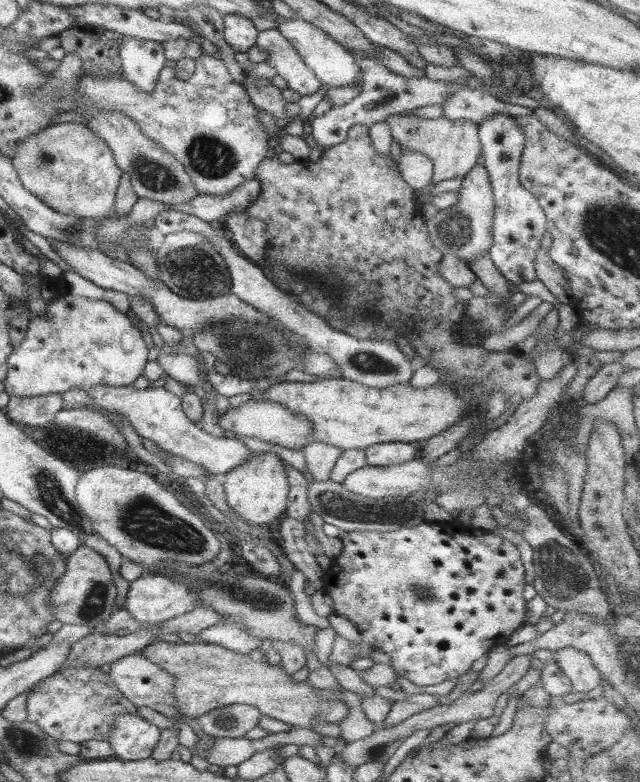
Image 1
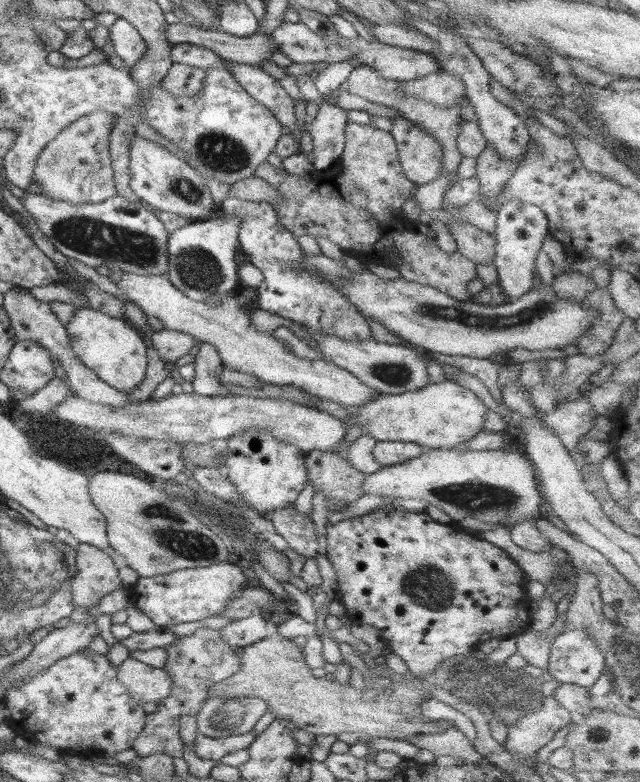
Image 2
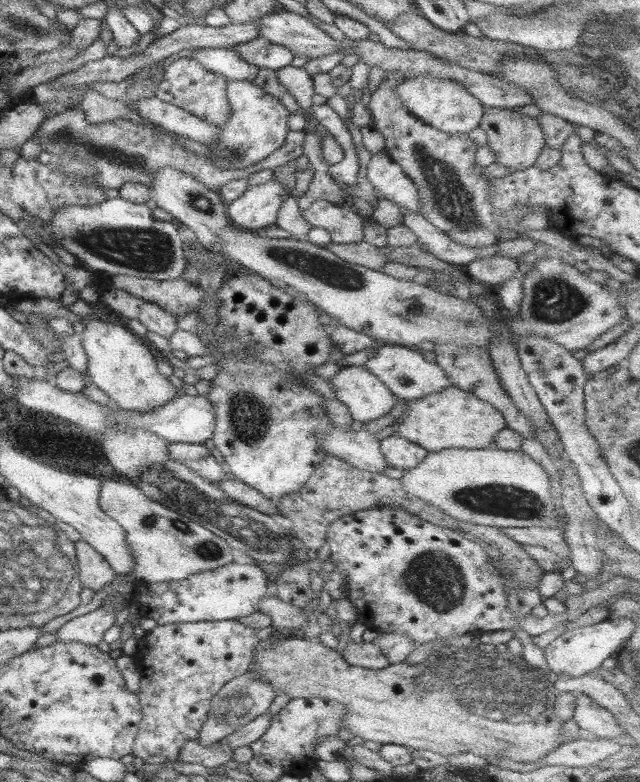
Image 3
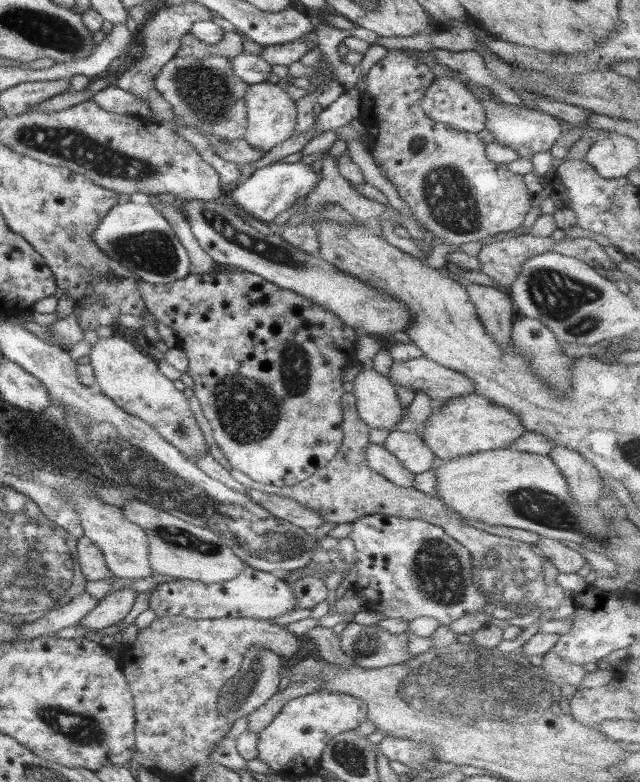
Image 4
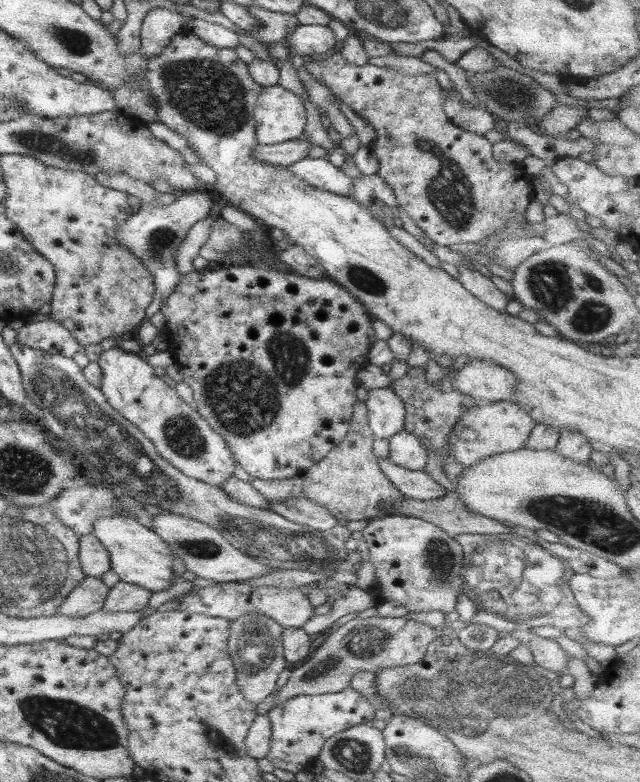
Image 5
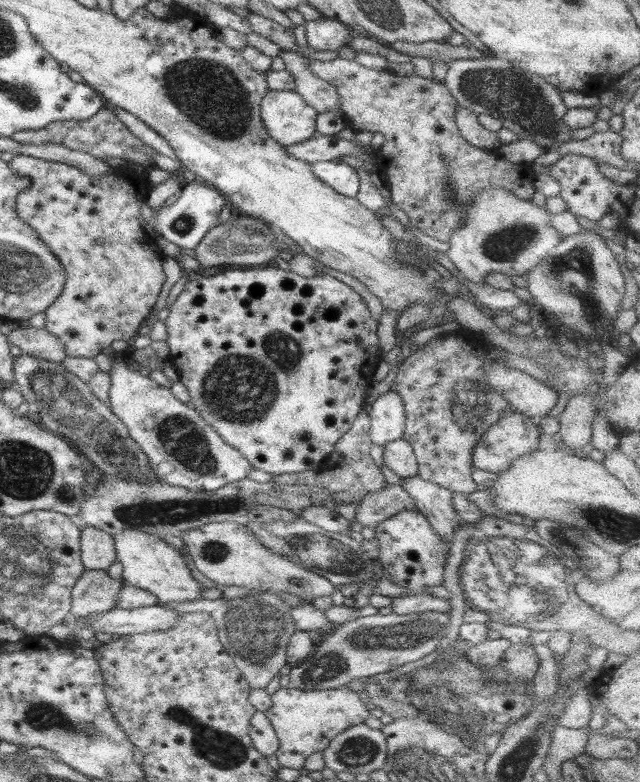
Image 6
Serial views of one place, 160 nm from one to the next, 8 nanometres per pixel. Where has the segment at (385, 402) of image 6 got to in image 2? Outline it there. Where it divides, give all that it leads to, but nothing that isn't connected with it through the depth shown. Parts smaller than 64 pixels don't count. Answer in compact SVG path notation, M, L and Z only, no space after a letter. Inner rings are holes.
M123 273L116 284L126 293L128 300L134 302L146 315L158 318L166 329L189 334L197 341L215 346L225 368L253 374L267 383L295 386L310 395L338 402L346 409L366 404L379 394L375 388L365 385L345 368L326 359L299 359L286 342L274 339L272 333L258 331L250 321L249 311L238 305L235 292L225 295L214 304L206 304L180 292L166 275Z

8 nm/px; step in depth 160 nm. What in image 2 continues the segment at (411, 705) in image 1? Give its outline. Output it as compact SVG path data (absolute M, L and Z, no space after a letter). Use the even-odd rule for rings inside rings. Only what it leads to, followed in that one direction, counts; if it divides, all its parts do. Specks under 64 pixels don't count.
M451 726L440 734L424 734L418 738L407 738L418 748L426 748L437 757L454 756L466 761L466 765L479 764L486 766L489 764L473 747L473 743L456 726Z

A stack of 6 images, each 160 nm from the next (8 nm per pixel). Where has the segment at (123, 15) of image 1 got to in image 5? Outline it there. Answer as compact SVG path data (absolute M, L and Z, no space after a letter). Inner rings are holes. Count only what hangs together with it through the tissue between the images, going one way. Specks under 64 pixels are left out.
M320 24L300 25L289 38L288 46L294 54L294 59L305 55L316 56L335 49L336 38L333 31Z

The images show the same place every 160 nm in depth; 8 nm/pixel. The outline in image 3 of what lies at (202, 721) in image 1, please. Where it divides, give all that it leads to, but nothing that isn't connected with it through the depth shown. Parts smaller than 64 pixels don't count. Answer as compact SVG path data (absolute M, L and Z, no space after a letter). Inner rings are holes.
M250 667L244 674L229 680L212 697L206 722L204 722L200 731L199 742L204 746L219 742L232 732L236 732L244 724L254 720L254 718L268 713L275 695L273 686L257 677L257 674Z

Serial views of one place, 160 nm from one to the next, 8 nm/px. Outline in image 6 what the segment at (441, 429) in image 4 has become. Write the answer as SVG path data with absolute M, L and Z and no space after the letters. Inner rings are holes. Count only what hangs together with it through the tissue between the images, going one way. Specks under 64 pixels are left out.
M514 410L507 412L488 432L476 443L473 450L474 469L487 470L491 473L504 473L512 461L538 449L540 428L535 419Z

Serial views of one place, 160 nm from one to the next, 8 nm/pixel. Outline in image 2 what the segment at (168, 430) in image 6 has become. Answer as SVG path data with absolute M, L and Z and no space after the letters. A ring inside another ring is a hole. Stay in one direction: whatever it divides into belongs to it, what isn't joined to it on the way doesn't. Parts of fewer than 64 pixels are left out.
M88 306L76 308L75 315L66 323L65 329L74 354L91 368L100 380L116 390L132 392L142 384L146 374L147 339L132 323L124 318L110 317Z

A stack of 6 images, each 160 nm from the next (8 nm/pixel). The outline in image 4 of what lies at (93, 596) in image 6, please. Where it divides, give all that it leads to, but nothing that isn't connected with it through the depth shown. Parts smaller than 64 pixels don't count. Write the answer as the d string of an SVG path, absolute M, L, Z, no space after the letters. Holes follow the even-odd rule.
M86 591L78 596L72 597L72 600L62 606L62 608L53 609L40 619L30 623L18 626L19 634L15 640L9 640L10 643L21 643L22 641L32 640L39 636L55 634L59 630L76 626L80 621L94 611L99 600L90 596Z

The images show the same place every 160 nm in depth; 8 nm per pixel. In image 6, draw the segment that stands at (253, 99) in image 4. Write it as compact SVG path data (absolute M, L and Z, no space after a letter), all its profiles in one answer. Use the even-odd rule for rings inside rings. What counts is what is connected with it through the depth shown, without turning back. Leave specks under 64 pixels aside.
M269 90L261 102L261 119L272 140L282 147L304 143L317 134L317 110L312 108L295 90Z

